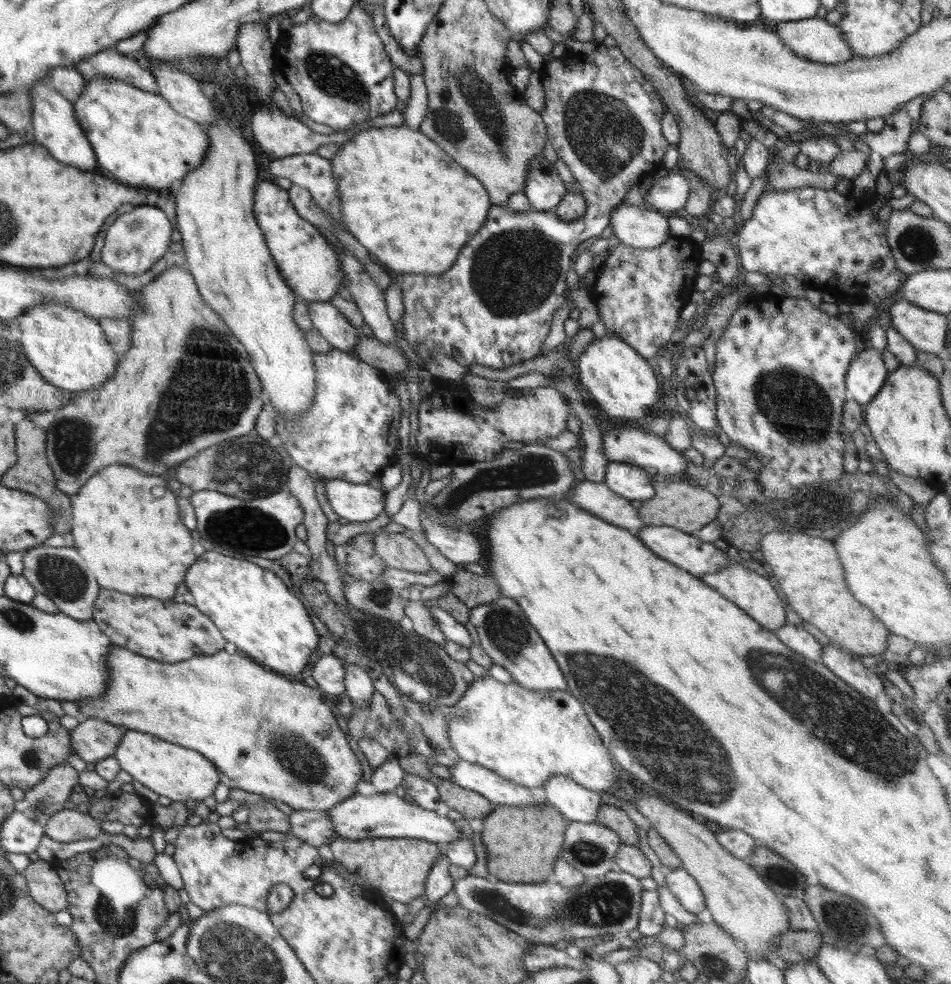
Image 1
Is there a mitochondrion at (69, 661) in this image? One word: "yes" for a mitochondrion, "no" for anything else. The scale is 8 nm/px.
no

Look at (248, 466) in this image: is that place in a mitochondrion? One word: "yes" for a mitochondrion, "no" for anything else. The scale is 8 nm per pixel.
yes

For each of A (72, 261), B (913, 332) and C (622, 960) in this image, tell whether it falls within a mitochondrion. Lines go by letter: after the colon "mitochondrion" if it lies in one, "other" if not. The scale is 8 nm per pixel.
A: other
B: other
C: other

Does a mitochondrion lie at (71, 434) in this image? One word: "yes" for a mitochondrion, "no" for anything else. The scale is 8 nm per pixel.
yes

